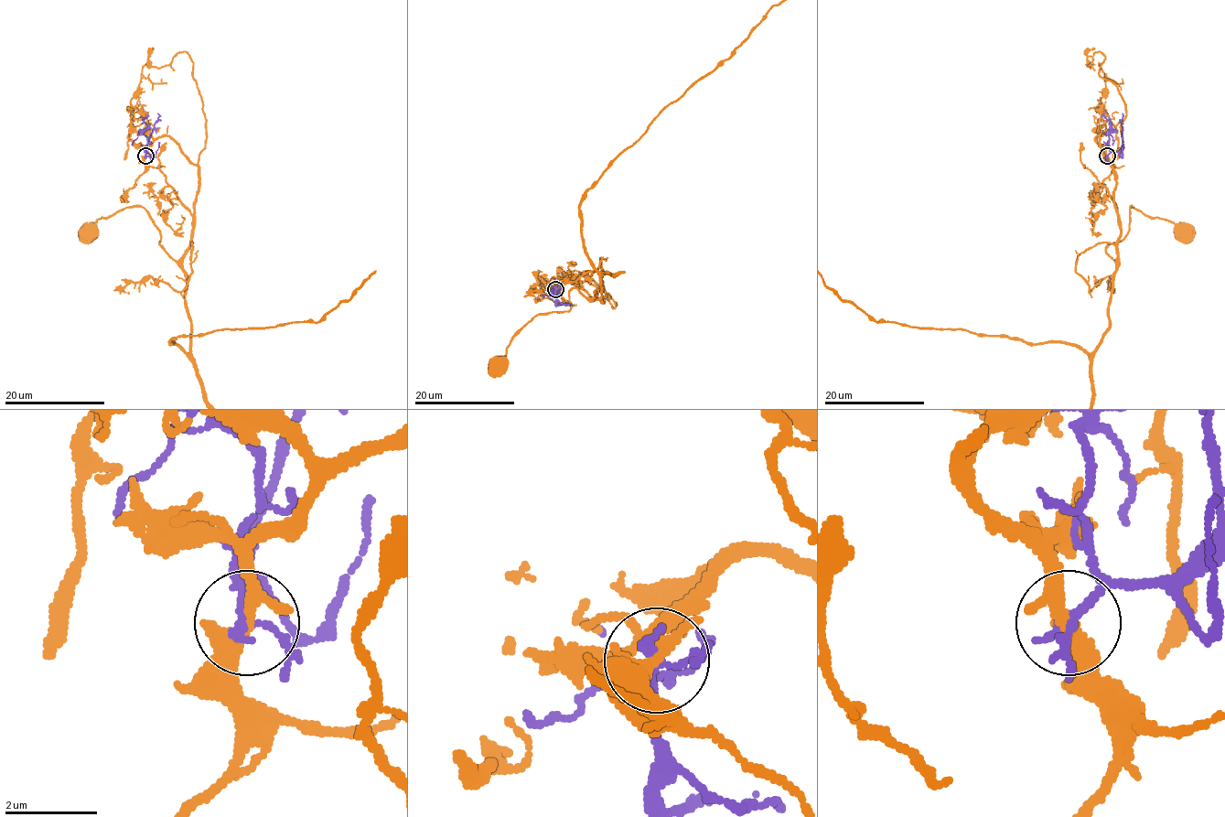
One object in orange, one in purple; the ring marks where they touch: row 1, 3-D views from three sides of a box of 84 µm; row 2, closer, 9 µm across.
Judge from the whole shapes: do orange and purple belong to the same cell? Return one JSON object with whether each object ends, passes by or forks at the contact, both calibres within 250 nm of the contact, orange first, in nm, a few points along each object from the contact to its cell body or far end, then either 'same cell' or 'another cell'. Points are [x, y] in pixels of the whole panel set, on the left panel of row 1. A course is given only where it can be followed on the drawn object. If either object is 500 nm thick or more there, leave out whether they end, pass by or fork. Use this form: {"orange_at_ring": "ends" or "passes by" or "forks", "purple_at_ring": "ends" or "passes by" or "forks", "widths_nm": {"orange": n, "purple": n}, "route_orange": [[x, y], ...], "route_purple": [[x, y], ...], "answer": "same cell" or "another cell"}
{"orange_at_ring": "forks", "purple_at_ring": "passes by", "widths_nm": {"orange": 280, "purple": 200}, "route_orange": [[145, 155], [168, 135], [198, 168], [189, 248], [177, 261], [142, 207], [125, 207], [88, 231]], "route_purple": [[145, 155], [158, 112]], "answer": "another cell"}

